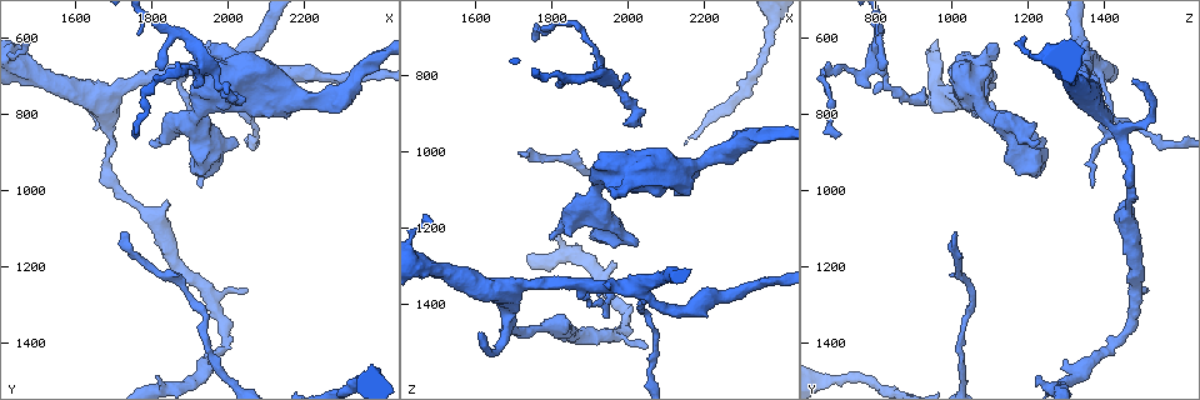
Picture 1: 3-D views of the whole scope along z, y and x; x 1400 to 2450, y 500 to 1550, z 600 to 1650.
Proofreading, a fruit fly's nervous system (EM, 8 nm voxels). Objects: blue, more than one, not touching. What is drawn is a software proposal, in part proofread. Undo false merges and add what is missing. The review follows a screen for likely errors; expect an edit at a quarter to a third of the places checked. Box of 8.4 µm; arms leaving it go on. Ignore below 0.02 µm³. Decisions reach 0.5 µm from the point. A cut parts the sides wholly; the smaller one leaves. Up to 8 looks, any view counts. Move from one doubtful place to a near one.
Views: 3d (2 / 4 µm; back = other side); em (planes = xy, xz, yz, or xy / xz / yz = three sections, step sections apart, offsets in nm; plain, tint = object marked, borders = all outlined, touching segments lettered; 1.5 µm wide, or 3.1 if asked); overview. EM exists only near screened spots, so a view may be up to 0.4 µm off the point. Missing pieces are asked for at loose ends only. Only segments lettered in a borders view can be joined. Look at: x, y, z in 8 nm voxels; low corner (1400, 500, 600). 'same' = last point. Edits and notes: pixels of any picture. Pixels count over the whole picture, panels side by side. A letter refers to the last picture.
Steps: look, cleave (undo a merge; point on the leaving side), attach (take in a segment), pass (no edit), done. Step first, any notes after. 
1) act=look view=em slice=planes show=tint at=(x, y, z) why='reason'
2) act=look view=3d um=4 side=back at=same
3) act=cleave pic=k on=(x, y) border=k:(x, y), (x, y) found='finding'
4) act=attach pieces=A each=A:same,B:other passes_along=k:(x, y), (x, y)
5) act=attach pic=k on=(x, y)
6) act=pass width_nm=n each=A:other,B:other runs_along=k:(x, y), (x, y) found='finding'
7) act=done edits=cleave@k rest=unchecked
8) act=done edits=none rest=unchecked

act=look view=em slice=planes show=borders at=(1735, 1110, 1010) why='tapers out'

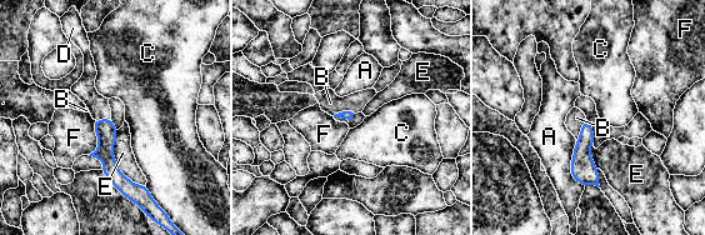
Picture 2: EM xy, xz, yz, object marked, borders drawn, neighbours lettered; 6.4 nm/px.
act=attach pieces=D each=A:other,B:other,C:other,D:same,E:other,F:other found='it goes on there'

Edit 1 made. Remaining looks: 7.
act=look view=overview

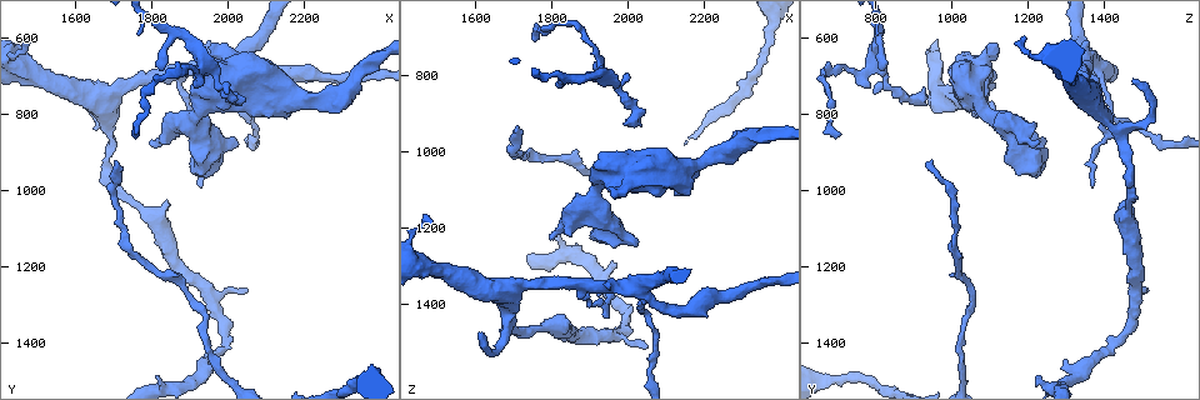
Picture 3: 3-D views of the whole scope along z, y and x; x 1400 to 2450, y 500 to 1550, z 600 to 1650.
act=look view=3d um=2 at=(1800, 875, 1230) why='branch stops here'

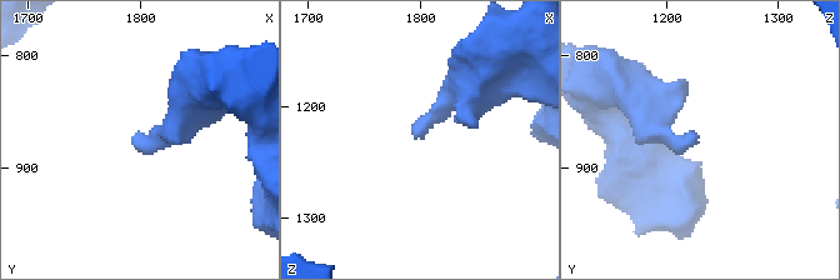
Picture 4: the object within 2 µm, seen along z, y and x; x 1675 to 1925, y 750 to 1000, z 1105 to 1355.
act=look view=em slice=xy step=8 show=plain at=(1792, 874, 1226) why='now the EM'

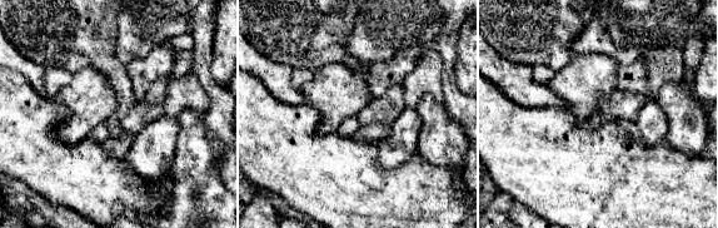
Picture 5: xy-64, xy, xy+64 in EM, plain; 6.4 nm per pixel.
act=look view=em slice=xy step=8 show=borders at=same why='what lies round it'

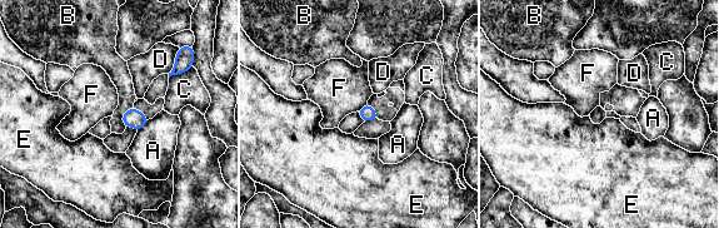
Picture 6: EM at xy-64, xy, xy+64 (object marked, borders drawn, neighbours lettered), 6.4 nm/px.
act=pass each=A:other,B:other,C:other,D:other,E:other,F:other border=6:(367, 102), (358, 112) found='none of them fits'

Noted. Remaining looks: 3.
act=look view=em slice=planes show=borders at=(1755, 855, 710) why='long arm stops here'

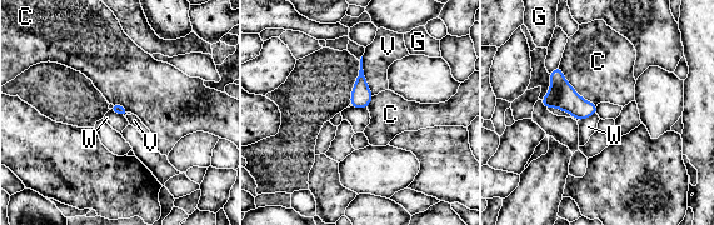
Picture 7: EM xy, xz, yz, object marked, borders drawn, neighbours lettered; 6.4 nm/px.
act=pass each=C:other,G:other,V:other,W:other found='none of them fits'

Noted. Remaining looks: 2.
act=done edits=attach@2 rest=unchecked

